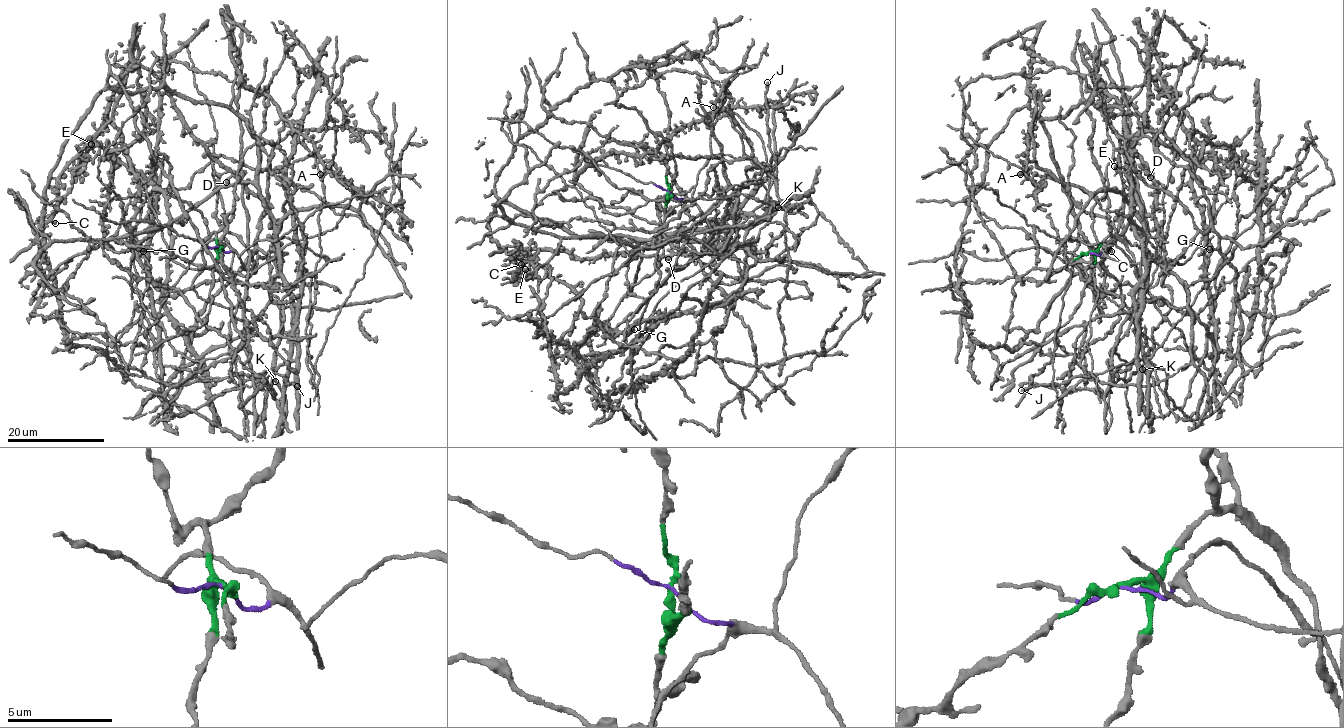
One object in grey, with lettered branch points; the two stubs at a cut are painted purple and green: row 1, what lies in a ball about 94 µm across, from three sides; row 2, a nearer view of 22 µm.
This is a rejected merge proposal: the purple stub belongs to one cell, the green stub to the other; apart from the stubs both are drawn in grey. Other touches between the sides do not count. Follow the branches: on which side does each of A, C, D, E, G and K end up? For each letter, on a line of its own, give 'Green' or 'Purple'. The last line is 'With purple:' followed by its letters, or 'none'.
A: Purple
C: Purple
D: Purple
E: Purple
G: Green
K: Green
With purple: A, C, D, E

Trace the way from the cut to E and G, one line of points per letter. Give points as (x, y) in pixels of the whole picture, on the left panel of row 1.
E: (220, 247), (247, 267), (244, 171), (221, 167), (148, 70), (129, 68), (112, 117), (84, 147), (91, 143)
G: (220, 247), (212, 233), (192, 286), (250, 322), (200, 357), (137, 249), (143, 251)

